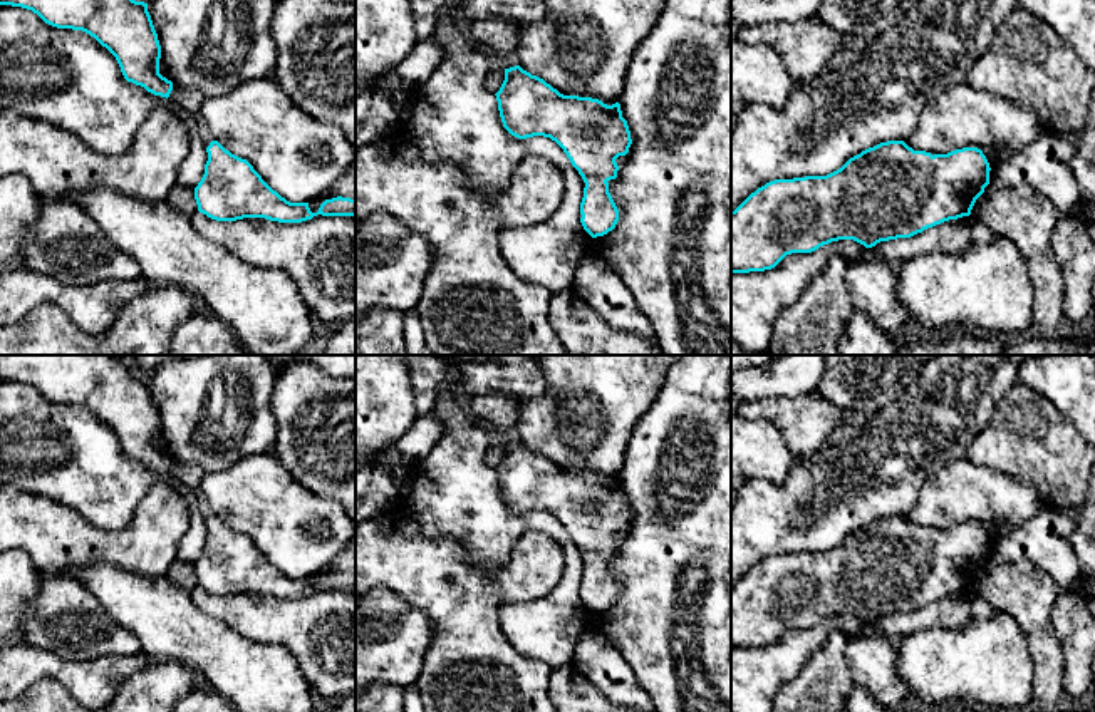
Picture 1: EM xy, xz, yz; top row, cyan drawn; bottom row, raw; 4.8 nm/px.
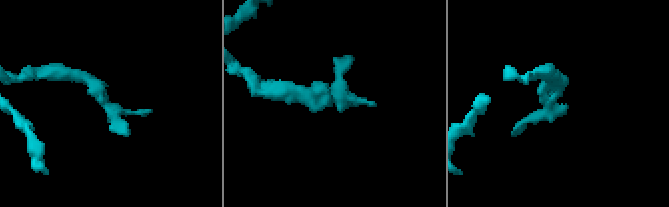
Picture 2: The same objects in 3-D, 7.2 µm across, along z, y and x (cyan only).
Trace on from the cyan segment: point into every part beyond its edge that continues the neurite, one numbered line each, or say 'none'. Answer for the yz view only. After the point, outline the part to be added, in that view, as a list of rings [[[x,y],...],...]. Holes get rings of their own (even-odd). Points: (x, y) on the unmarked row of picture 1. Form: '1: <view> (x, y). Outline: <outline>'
none

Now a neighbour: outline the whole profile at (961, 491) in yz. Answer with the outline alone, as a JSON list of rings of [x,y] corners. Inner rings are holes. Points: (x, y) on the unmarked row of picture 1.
[[[966,457],[931,471],[904,518],[932,531],[978,523],[993,544],[1028,523],[1041,508],[1033,486]]]

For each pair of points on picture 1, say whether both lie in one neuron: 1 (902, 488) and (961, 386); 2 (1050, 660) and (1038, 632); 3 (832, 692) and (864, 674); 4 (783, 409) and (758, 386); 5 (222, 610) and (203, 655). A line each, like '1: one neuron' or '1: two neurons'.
1: one neuron
2: one neuron
3: two neurons
4: two neurons
5: two neurons

